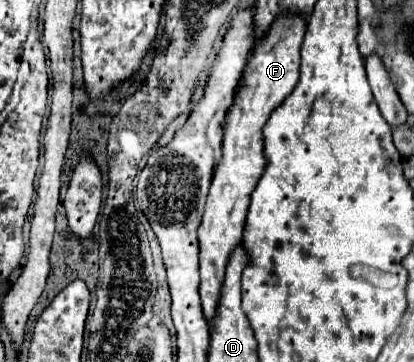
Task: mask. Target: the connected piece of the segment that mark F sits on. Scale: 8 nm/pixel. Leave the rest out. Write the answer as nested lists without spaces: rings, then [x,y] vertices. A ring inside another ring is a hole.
[[[287,16],[279,18],[271,32],[257,44],[251,62],[247,64],[245,84],[237,92],[233,106],[227,112],[225,136],[223,136],[223,158],[215,168],[215,176],[209,188],[207,206],[203,214],[203,222],[199,226],[199,272],[201,272],[201,306],[207,322],[213,322],[217,312],[217,300],[223,288],[225,270],[229,264],[231,248],[241,244],[245,214],[249,206],[249,196],[261,178],[265,168],[263,156],[263,126],[271,118],[273,110],[283,104],[283,100],[291,94],[299,80],[299,48],[305,34],[305,18]]]

